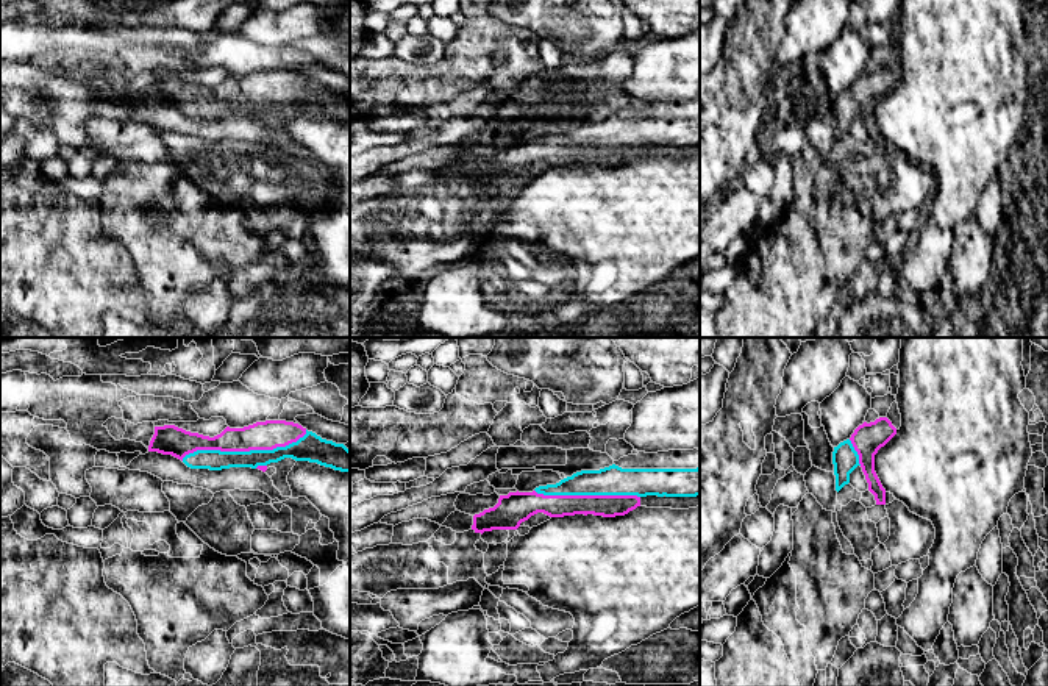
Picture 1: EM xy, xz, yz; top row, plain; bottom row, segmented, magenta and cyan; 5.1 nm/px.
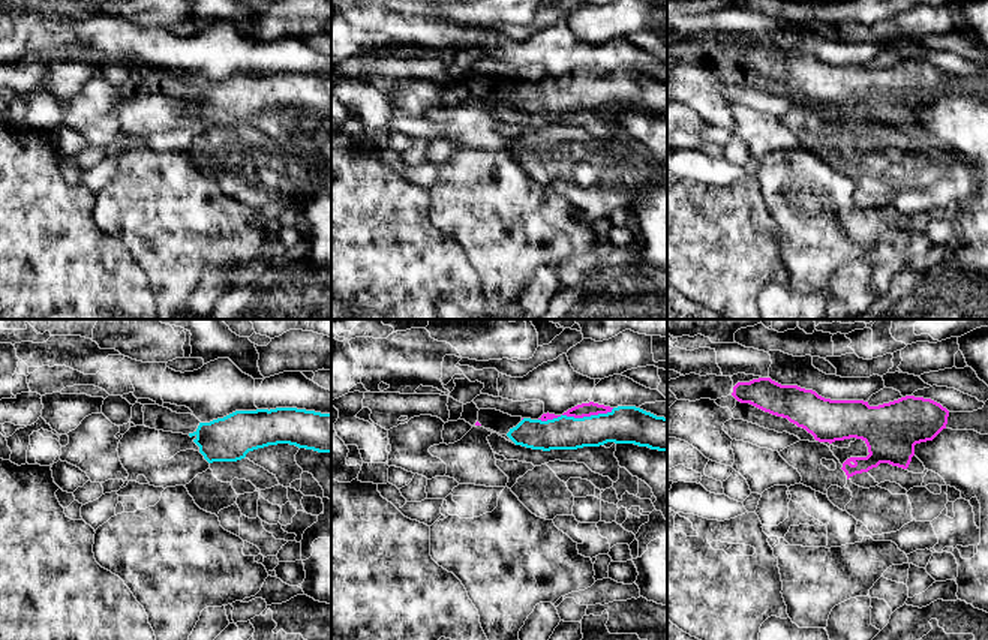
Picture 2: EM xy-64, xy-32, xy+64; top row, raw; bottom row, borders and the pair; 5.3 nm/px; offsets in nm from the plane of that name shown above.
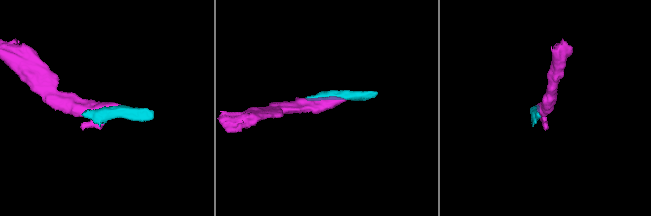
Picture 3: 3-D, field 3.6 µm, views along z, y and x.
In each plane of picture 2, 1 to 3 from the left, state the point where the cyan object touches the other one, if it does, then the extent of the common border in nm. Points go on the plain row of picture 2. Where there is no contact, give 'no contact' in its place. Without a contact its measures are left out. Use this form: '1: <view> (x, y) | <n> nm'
1: no contact
2: xy-32 (576, 81) | 420 nm
3: no contact

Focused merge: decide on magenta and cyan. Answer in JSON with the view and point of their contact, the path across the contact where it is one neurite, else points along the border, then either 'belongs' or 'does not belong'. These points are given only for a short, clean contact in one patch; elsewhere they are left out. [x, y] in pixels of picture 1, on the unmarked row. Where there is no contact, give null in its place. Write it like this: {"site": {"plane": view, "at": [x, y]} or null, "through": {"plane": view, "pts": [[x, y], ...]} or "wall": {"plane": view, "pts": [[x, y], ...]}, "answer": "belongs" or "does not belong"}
{"site": {"plane": "xy", "at": [244, 100]}, "answer": "belongs"}

